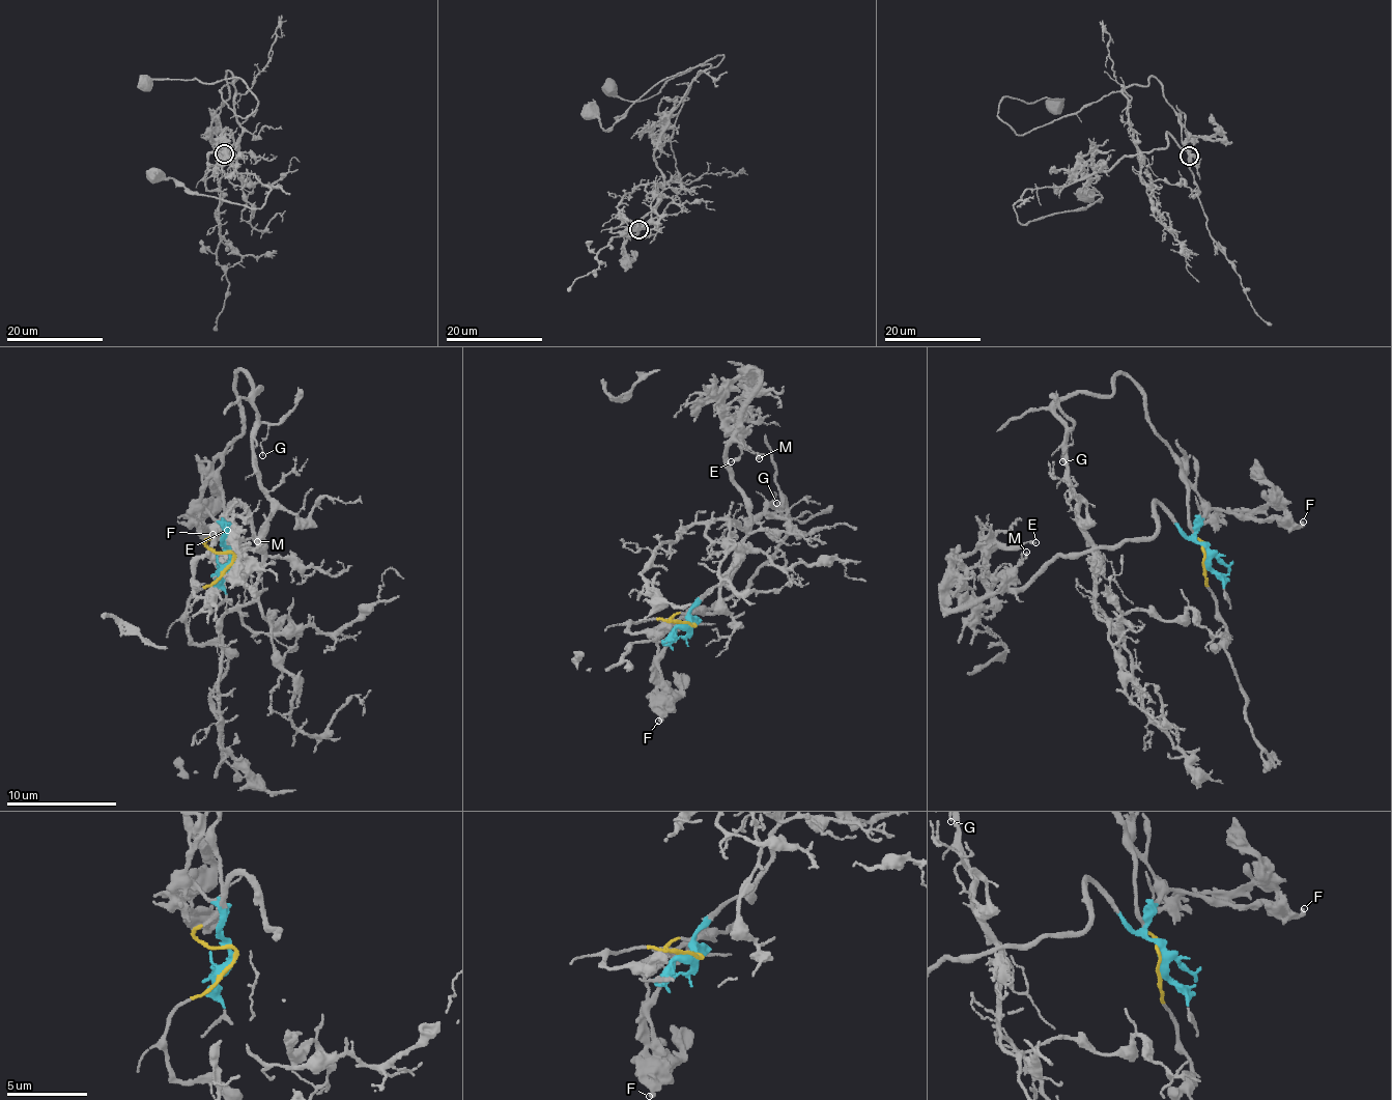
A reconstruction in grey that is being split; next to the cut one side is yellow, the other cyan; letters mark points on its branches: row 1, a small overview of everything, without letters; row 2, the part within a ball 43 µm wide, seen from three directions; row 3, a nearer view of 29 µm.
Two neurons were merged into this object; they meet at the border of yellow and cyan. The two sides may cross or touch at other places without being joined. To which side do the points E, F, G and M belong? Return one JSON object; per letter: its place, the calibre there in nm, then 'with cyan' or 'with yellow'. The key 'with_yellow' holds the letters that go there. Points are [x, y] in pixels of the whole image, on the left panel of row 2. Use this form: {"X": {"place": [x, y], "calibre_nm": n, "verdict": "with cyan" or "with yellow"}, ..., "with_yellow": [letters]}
{"E": {"place": [227, 530], "calibre_nm": 200, "verdict": "with cyan"}, "F": {"place": [212, 534], "calibre_nm": 320, "verdict": "with cyan"}, "G": {"place": [262, 455], "calibre_nm": 80, "verdict": "with yellow"}, "M": {"place": [257, 541], "calibre_nm": 100, "verdict": "with cyan"}, "with_yellow": ["G"]}

